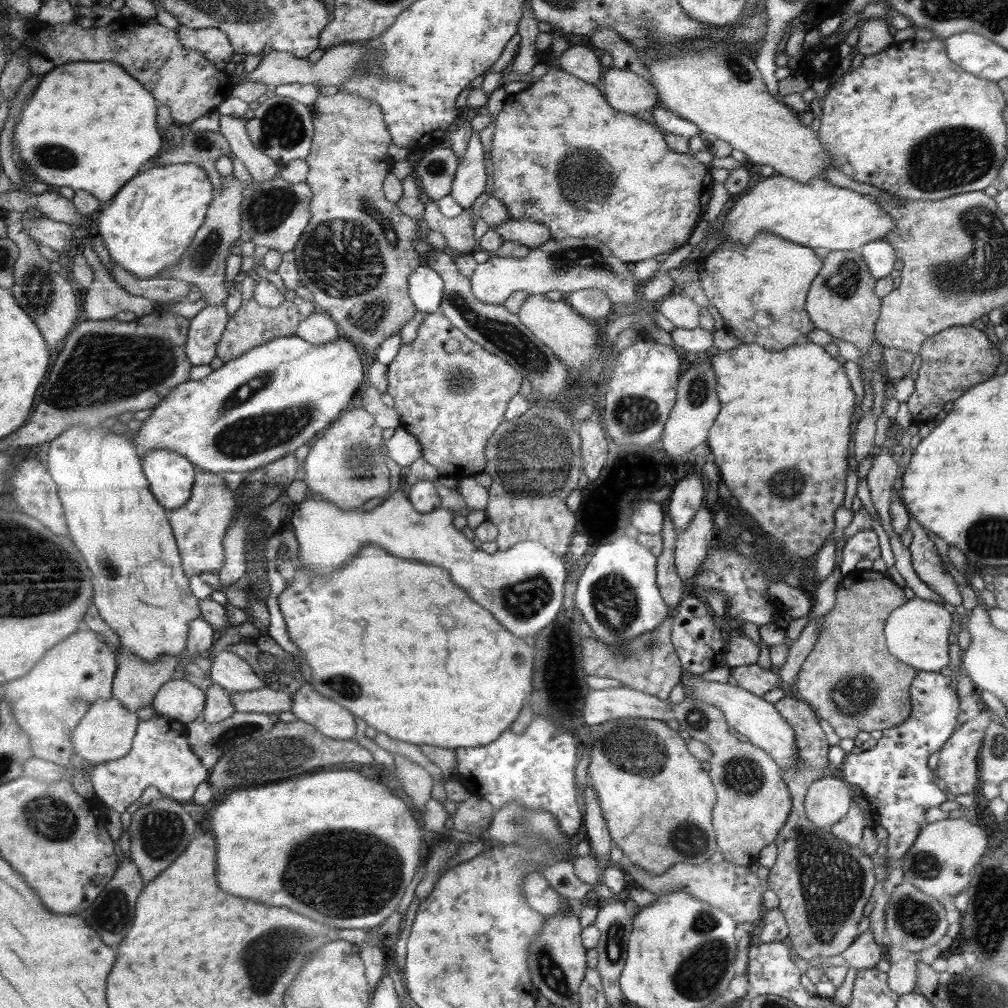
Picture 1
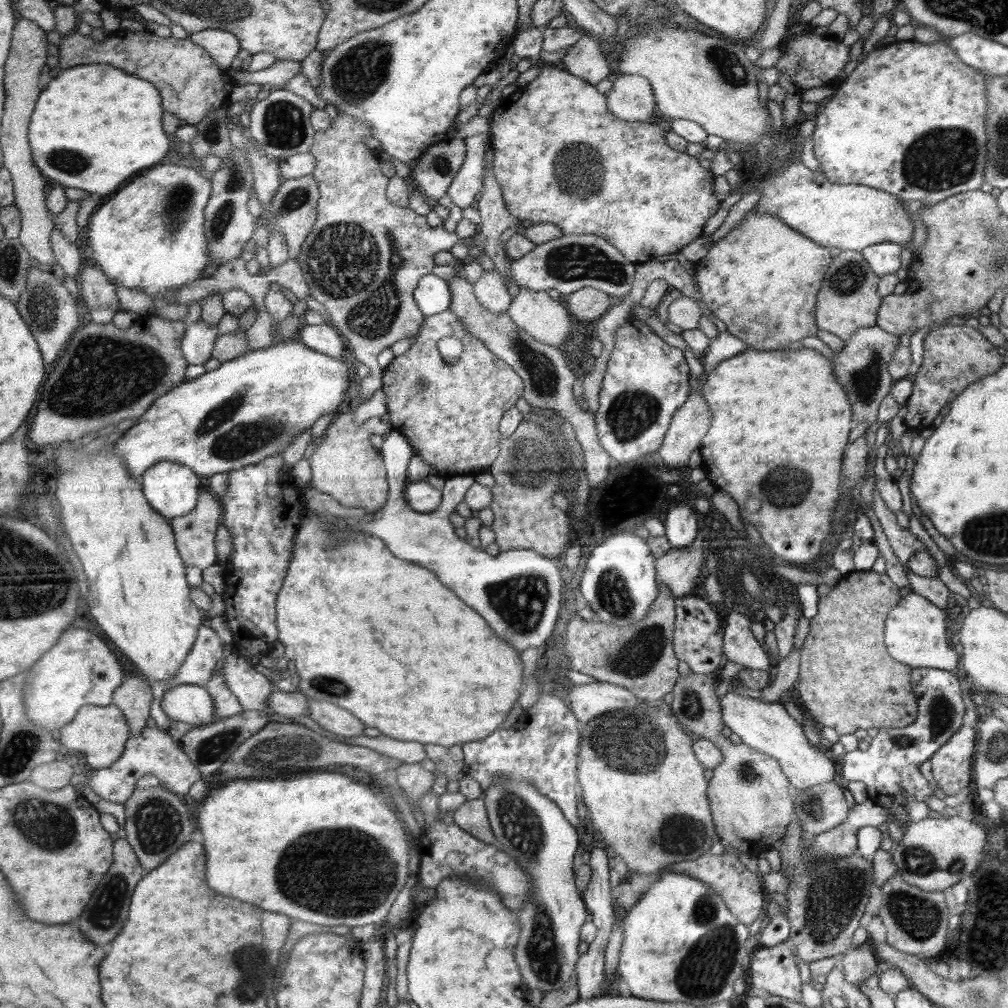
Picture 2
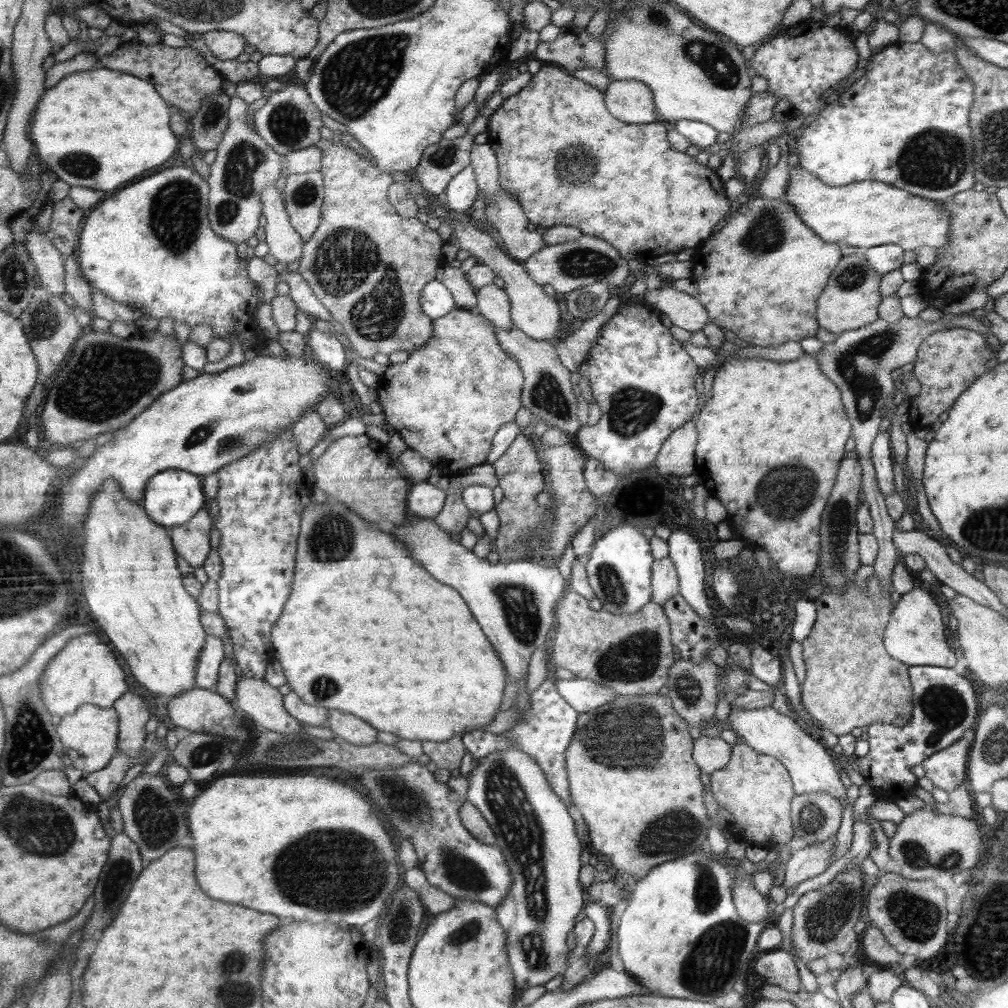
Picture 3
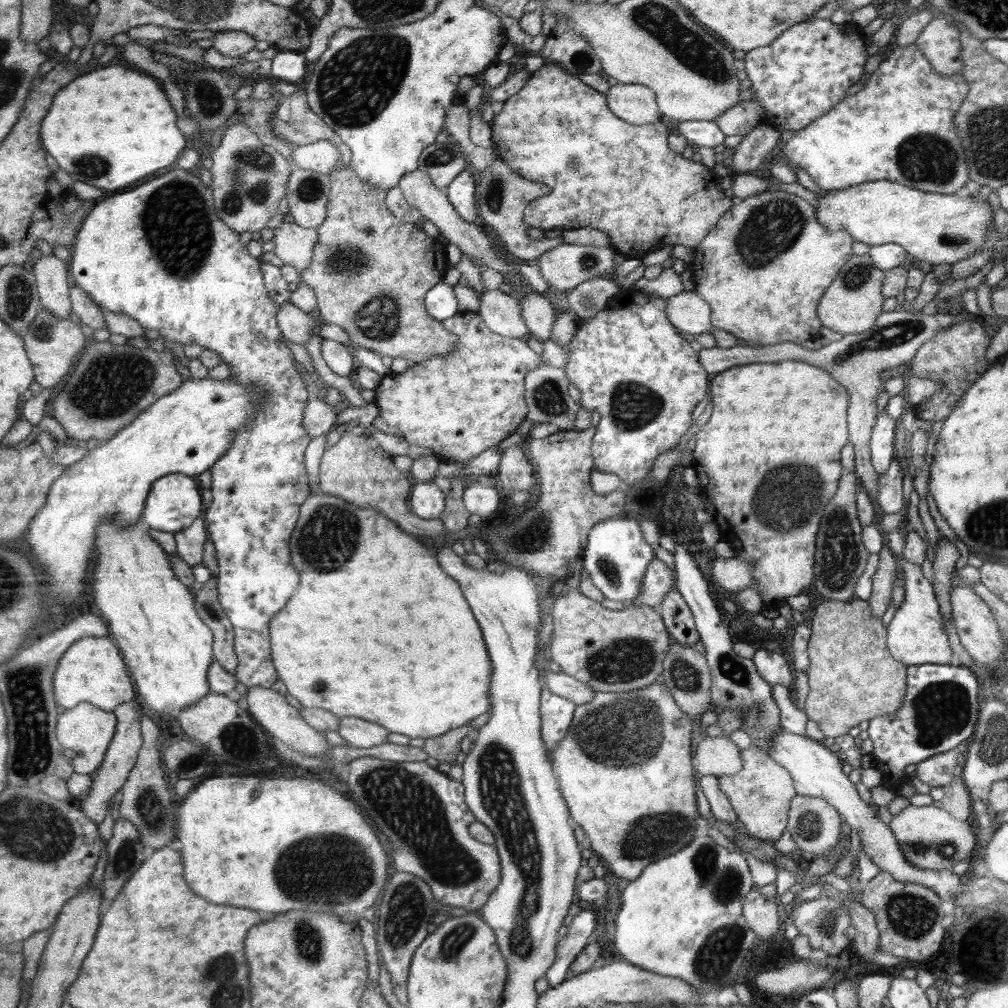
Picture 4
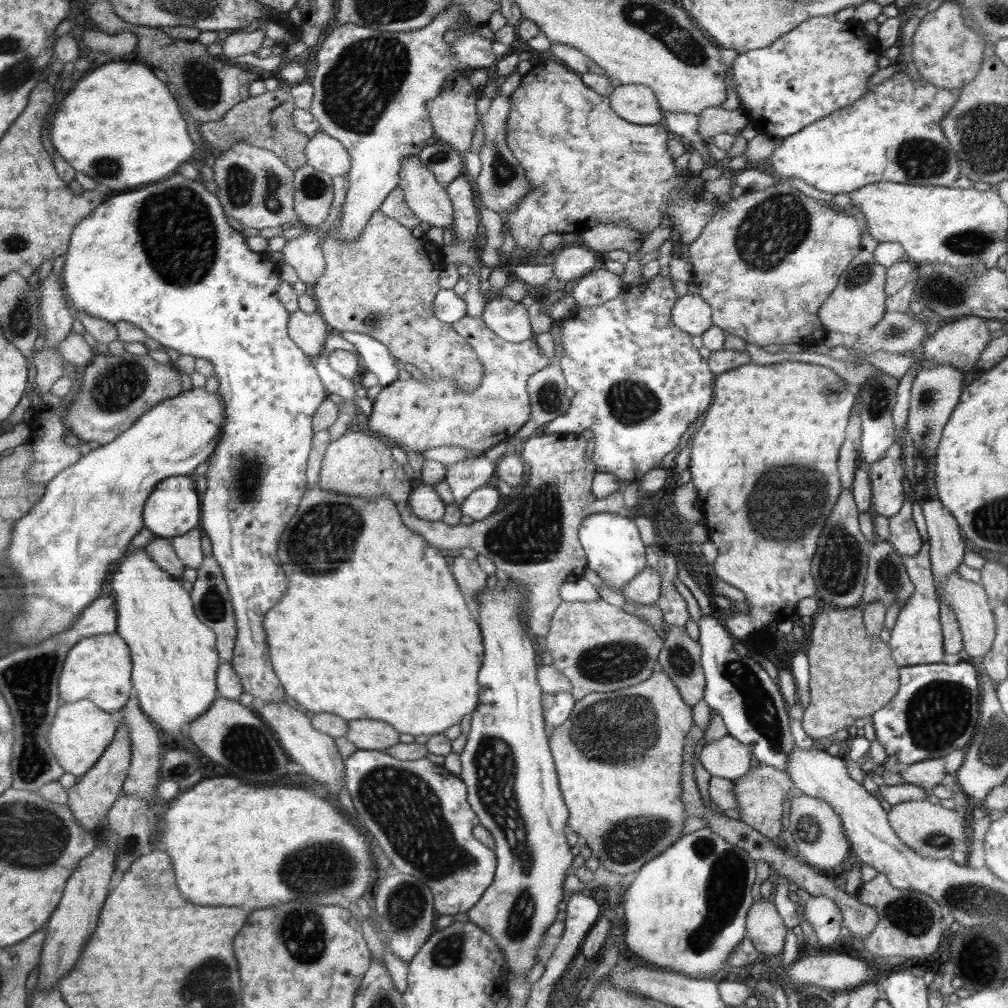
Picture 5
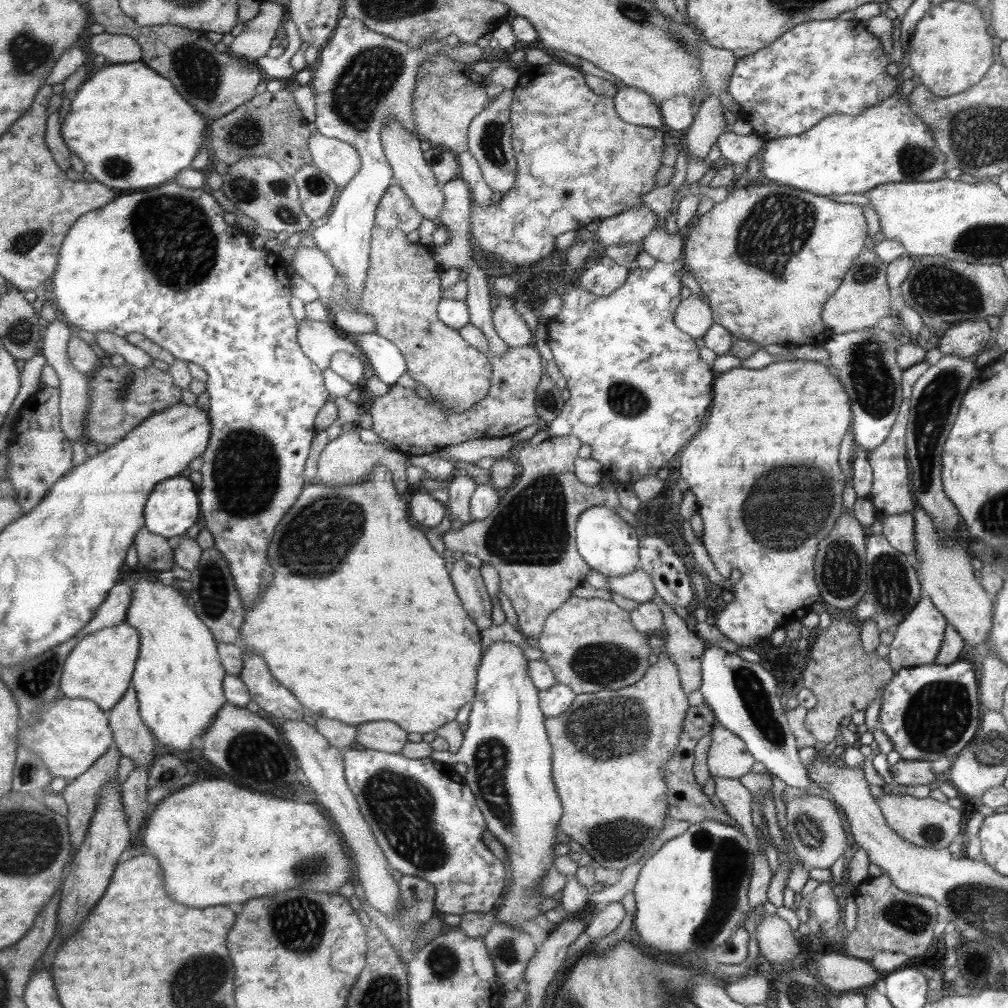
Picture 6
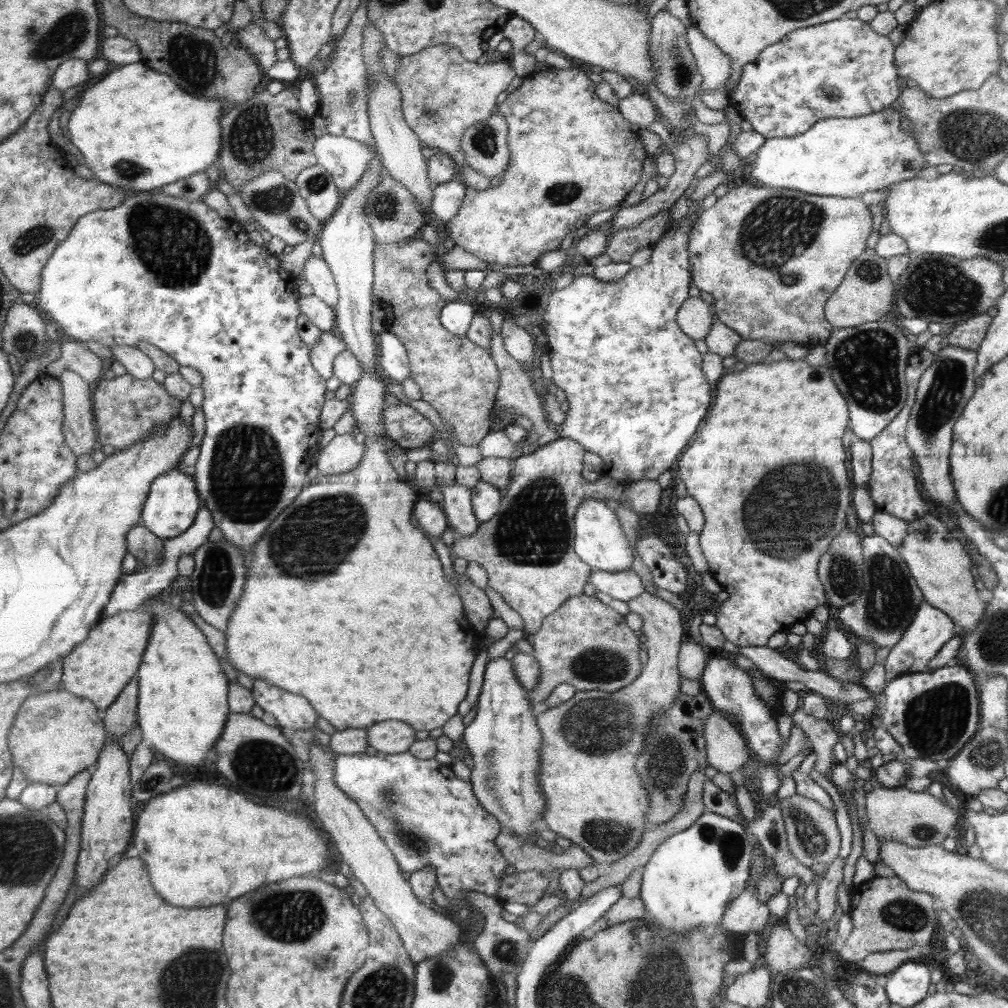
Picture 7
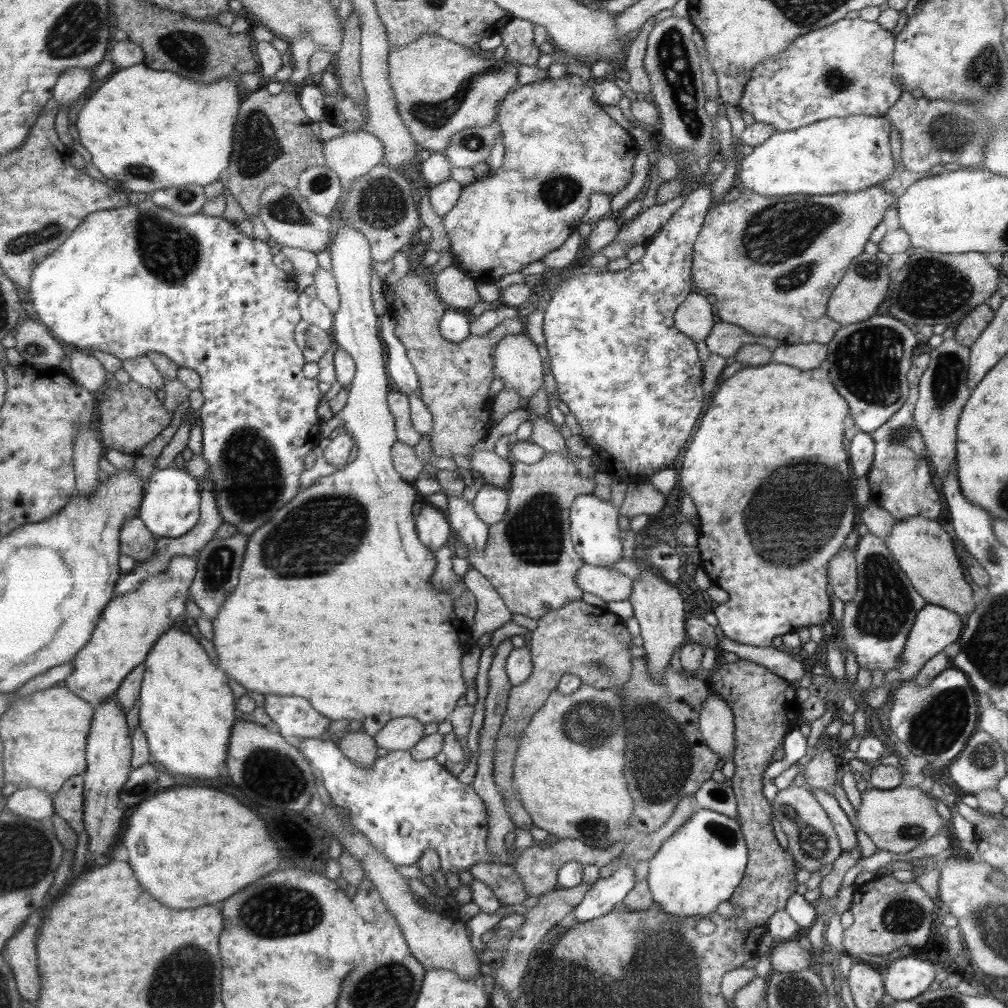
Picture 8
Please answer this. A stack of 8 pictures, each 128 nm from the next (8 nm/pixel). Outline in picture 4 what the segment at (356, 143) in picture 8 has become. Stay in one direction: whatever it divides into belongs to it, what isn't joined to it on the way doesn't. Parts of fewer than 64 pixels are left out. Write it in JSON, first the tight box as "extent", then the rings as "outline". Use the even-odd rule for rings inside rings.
{"extent":[291,140,341,174],"outline":[[[317,140],[312,144],[293,148],[291,165],[298,169],[329,174],[330,169],[341,165],[340,151],[329,140]]]}

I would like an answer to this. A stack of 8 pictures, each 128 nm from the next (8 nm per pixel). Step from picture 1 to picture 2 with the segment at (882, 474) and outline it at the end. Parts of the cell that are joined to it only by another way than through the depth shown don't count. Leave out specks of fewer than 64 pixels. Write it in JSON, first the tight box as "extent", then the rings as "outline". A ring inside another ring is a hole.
{"extent":[872,489,955,610],"outline":[[[876,489],[873,492],[872,508],[874,514],[880,520],[880,526],[882,526],[883,532],[887,536],[891,550],[906,569],[912,591],[945,610],[948,608],[948,604],[955,604],[947,603],[947,597],[951,597],[951,594],[948,587],[939,578],[926,579],[914,574],[909,569],[907,565],[908,559],[914,553],[930,553],[930,551],[910,530],[906,530],[898,524],[896,514],[886,506],[886,503],[881,499],[880,493]]]}

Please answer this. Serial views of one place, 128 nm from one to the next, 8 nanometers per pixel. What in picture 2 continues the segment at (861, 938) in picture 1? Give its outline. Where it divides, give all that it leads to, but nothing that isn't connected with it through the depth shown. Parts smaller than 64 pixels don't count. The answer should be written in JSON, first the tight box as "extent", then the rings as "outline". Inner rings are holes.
{"extent":[841,942,880,985],"outline":[[[870,942],[851,947],[842,954],[841,960],[846,980],[855,985],[869,979],[874,974],[876,964],[880,962]]]}

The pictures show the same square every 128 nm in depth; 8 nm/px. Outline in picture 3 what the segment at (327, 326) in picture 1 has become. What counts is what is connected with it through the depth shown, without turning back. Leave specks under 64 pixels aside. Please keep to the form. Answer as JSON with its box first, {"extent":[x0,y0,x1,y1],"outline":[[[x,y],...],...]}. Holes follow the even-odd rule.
{"extent":[307,328,349,375],"outline":[[[312,328],[307,336],[307,351],[314,360],[326,365],[336,375],[349,364],[348,350],[337,340],[333,333],[326,334]]]}

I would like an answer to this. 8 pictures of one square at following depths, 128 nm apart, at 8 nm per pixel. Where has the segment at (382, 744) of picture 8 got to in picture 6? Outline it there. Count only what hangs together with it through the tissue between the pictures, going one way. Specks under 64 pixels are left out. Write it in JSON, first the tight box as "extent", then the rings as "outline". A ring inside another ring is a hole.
{"extent":[355,721,408,753],"outline":[[[392,721],[367,722],[357,726],[355,740],[366,750],[400,753],[408,744],[408,734]]]}

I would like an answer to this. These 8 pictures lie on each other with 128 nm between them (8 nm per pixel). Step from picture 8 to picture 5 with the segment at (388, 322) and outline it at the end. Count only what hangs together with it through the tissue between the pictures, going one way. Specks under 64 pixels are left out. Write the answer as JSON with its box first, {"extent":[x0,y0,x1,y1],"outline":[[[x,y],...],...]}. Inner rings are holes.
{"extent":[339,332,400,386],"outline":[[[339,332],[339,334],[364,356],[366,371],[376,374],[382,386],[388,386],[398,379],[400,366],[394,363],[394,356],[382,343],[364,334],[352,332]]]}

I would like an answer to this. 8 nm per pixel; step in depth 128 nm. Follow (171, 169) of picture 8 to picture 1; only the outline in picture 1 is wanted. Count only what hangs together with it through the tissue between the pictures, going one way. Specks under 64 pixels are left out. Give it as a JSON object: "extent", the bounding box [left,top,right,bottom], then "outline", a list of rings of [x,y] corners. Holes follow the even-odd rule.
{"extent":[13,61,162,204],"outline":[[[80,61],[55,66],[44,74],[34,96],[26,102],[14,127],[13,144],[19,150],[21,164],[41,182],[52,189],[69,186],[75,191],[89,192],[105,204],[162,148],[160,132],[156,128],[159,103],[146,92],[144,85],[140,86],[138,80],[113,62]]]}

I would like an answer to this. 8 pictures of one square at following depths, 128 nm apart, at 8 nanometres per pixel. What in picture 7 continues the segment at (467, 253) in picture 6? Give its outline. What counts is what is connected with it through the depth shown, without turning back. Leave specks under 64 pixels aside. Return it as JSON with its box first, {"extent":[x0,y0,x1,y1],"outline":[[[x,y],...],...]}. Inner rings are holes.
{"extent":[427,178,560,446],"outline":[[[457,178],[434,185],[433,201],[427,212],[432,212],[441,225],[446,225],[460,210],[467,187]],[[493,330],[492,336],[490,336],[489,348],[492,360],[494,360],[495,365],[499,370],[499,389],[497,390],[493,408],[490,412],[491,430],[504,430],[508,424],[512,424],[512,420],[515,419],[516,415],[522,415],[533,422],[535,433],[531,438],[535,438],[536,440],[539,439],[538,446],[544,446],[545,444],[550,444],[551,442],[560,439],[559,434],[555,431],[555,427],[552,428],[552,426],[548,424],[546,412],[542,405],[543,400],[532,387],[533,381],[521,369],[517,360],[513,359],[512,355],[505,349],[501,334],[498,334],[496,330]]]}

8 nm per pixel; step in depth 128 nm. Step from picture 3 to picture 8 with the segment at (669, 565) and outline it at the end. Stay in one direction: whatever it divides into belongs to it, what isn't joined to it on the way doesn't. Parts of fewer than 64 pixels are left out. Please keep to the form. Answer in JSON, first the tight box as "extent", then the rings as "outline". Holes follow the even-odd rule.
{"extent":[577,563,633,603],"outline":[[[584,563],[577,572],[577,585],[583,592],[600,596],[606,603],[629,600],[633,580],[616,569]]]}

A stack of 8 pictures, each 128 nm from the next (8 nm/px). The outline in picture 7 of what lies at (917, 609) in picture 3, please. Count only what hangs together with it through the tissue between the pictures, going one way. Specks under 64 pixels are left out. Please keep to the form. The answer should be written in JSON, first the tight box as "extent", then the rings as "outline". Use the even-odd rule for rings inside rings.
{"extent":[885,601,960,683],"outline":[[[922,601],[910,626],[904,631],[900,640],[890,649],[885,660],[885,680],[886,683],[904,673],[915,673],[926,670],[930,661],[938,654],[938,651],[954,635],[960,633],[958,626],[947,613],[938,608],[934,608],[926,601]]]}

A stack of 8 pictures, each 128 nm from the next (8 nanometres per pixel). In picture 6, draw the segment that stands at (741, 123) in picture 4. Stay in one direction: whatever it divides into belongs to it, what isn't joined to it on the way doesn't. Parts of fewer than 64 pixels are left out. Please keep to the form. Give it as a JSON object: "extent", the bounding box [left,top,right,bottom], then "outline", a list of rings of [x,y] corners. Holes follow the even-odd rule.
{"extent":[686,95,726,160],"outline":[[[708,95],[704,99],[693,118],[693,123],[689,126],[686,142],[688,143],[688,159],[707,160],[708,152],[712,146],[717,144],[718,137],[726,129],[726,120],[724,117],[725,108],[722,107],[718,95]]]}

